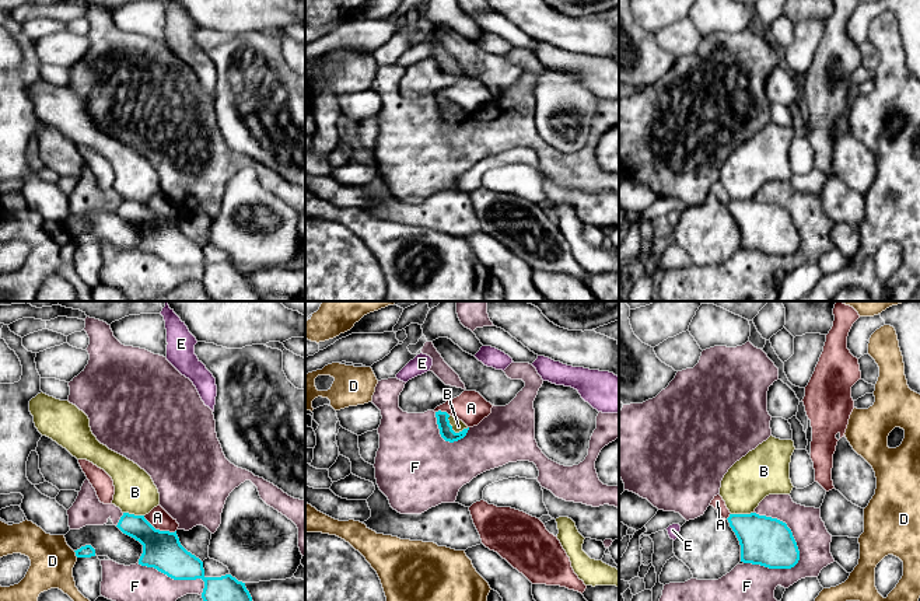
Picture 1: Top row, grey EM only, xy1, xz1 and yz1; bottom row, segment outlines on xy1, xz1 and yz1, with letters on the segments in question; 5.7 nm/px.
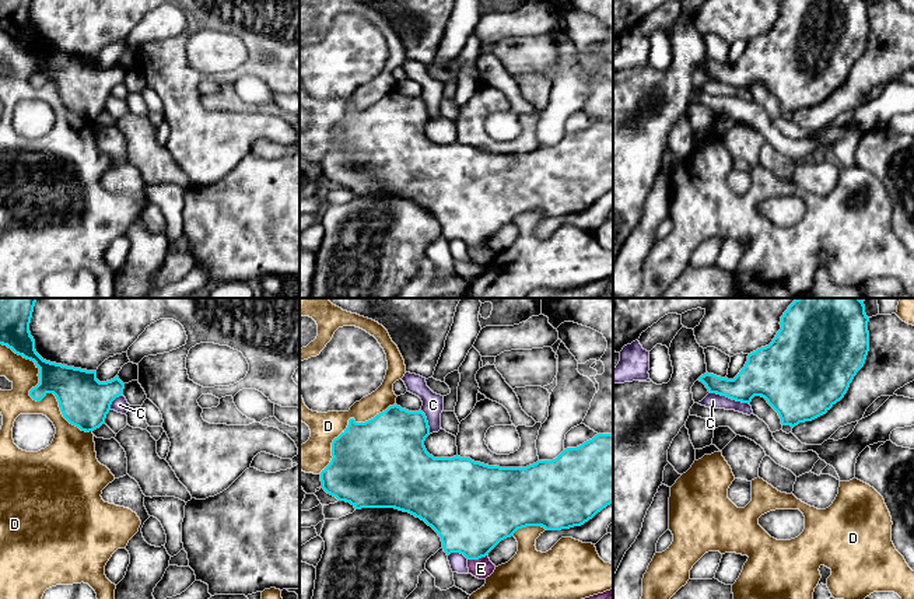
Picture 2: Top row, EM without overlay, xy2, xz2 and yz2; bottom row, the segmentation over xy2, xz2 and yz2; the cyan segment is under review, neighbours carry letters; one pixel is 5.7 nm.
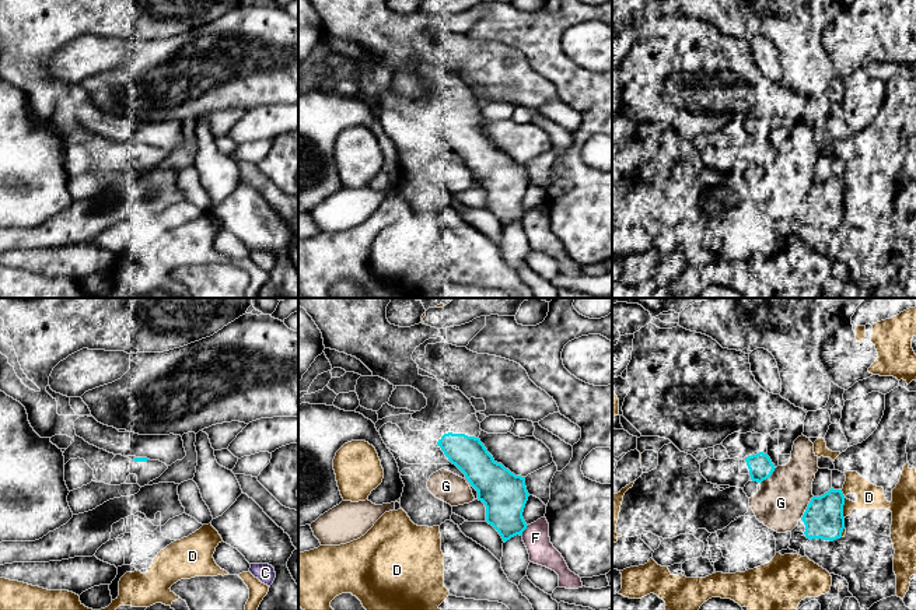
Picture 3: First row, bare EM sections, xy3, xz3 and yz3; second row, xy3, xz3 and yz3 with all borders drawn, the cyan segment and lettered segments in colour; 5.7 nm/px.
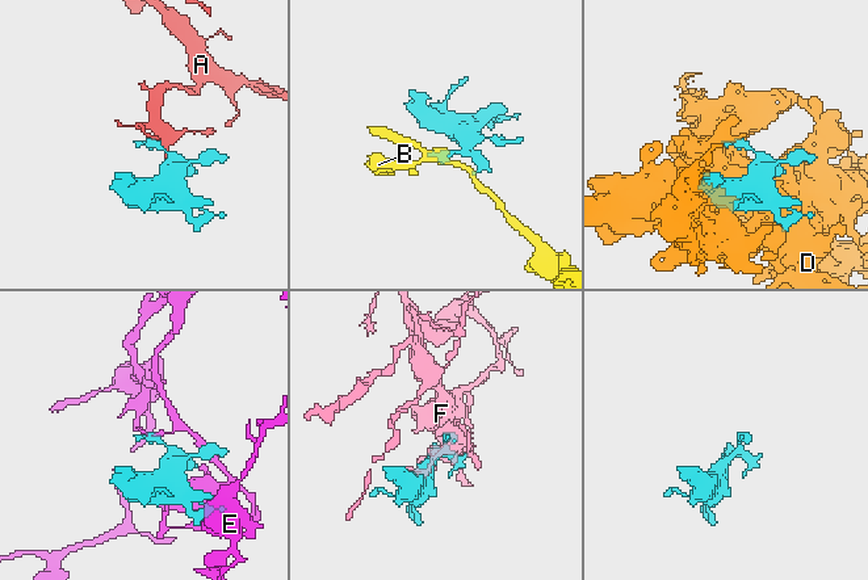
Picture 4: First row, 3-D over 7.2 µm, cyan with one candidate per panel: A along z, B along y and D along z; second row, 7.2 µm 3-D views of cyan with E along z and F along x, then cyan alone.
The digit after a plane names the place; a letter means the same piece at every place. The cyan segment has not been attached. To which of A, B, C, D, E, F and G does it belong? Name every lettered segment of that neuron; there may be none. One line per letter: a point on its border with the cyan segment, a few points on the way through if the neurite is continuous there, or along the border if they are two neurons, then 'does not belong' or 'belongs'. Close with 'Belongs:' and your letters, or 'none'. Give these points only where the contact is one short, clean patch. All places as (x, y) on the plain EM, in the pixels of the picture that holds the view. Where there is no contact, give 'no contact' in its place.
A: xy1 (158, 216) | along xy1 (143, 202), (156, 215), (175, 217) | does not belong
B: xz1 (452, 116) | along xz1 (448, 101), (448, 109), (455, 118), (468, 114) | does not belong
C: yz2 (729, 84) | does not belong
D: xy2 (34, 86) | does not belong
E: xz2 (477, 245) | does not belong
F: yz1 (790, 216) | does not belong
G: yz3 (807, 193) | does not belong
Belongs: none

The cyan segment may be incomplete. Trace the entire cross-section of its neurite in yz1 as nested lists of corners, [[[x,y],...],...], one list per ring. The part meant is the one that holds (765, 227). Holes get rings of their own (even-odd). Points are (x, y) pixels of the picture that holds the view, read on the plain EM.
[[[730,200],[727,205],[741,231],[741,248],[769,255],[791,255],[800,237],[786,209],[751,200]]]

